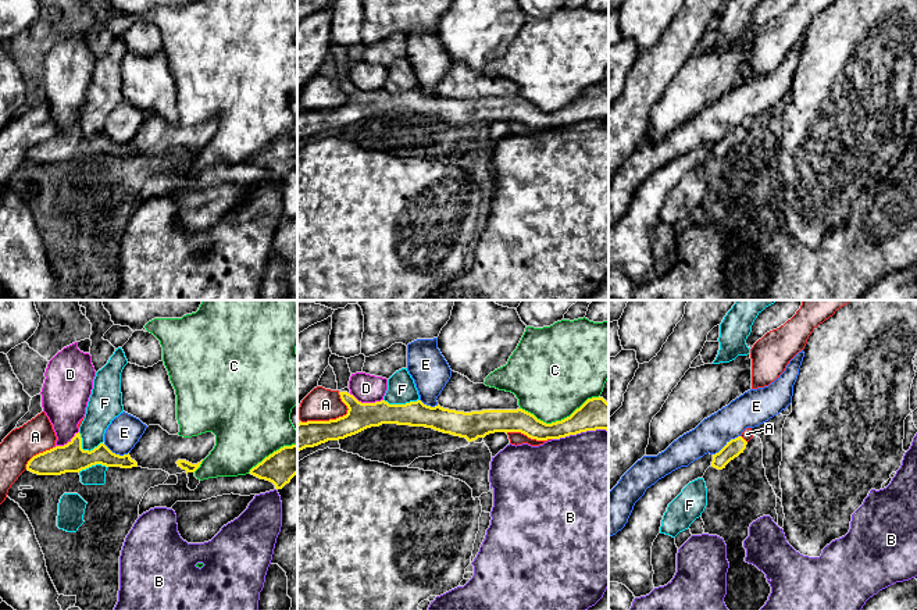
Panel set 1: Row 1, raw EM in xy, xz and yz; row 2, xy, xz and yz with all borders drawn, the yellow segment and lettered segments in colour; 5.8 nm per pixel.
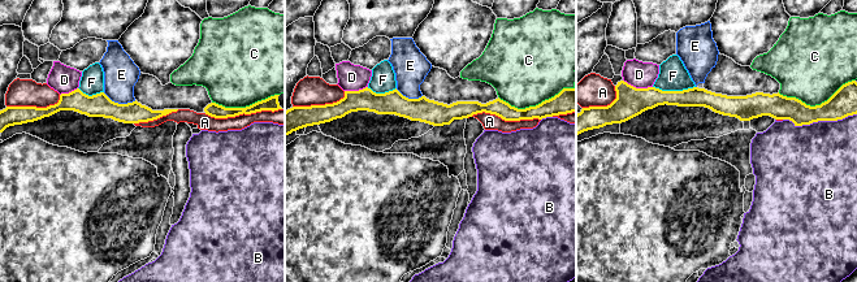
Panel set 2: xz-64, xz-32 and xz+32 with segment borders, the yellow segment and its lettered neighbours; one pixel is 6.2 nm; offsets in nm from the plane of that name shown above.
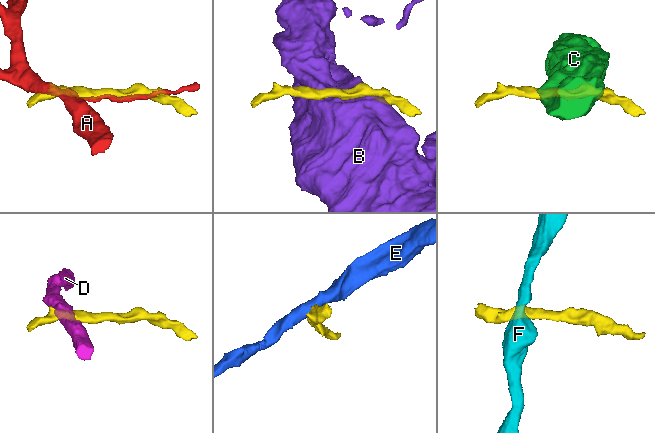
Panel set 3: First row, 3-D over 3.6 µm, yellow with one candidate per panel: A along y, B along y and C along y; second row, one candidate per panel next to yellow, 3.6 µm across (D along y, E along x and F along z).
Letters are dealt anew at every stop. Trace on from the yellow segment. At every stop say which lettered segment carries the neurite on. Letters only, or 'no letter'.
no letter

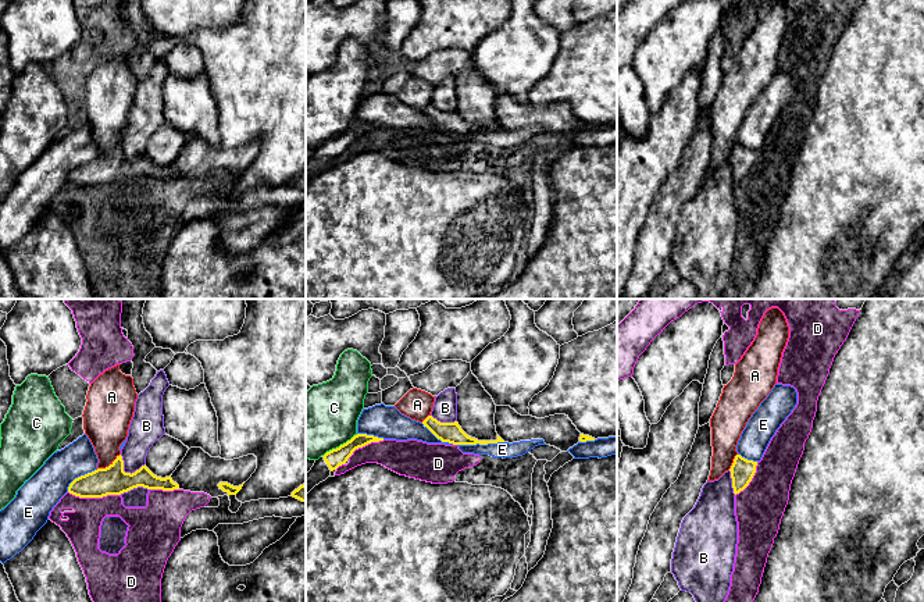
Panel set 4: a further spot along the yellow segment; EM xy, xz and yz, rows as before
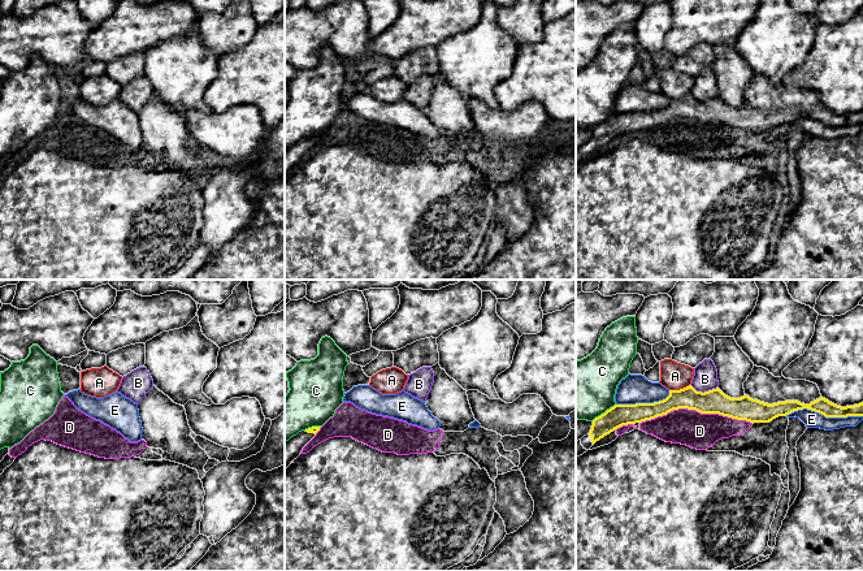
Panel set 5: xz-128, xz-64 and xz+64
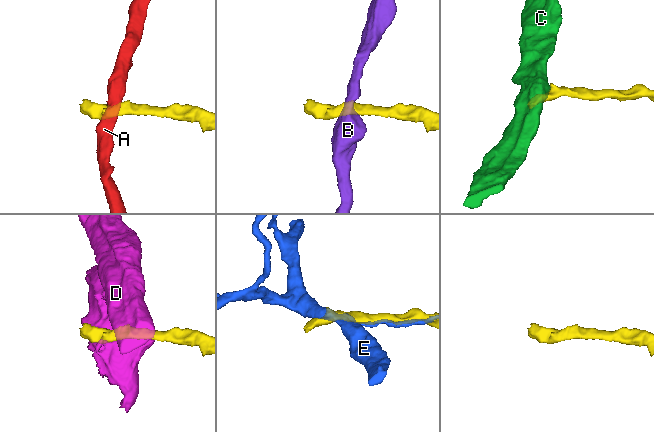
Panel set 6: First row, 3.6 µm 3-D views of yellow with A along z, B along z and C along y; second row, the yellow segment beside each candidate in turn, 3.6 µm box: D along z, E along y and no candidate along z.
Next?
no letter

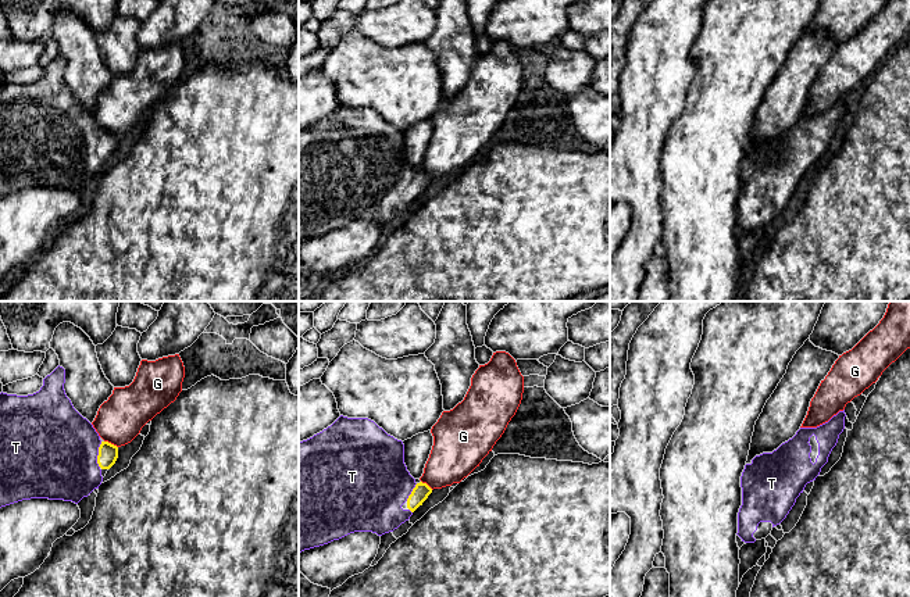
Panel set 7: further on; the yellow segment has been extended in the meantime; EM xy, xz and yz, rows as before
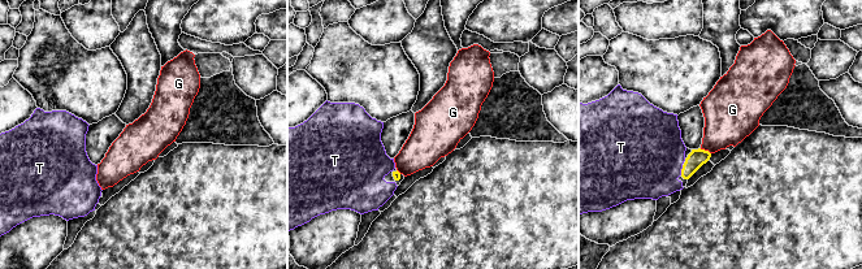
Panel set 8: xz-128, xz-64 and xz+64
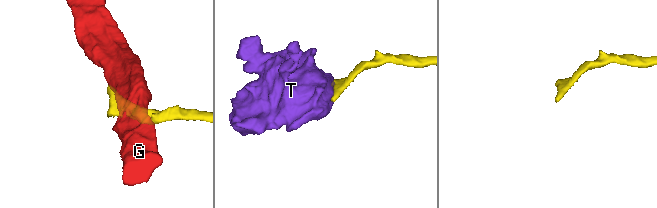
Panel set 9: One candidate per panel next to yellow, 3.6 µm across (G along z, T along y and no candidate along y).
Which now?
T

